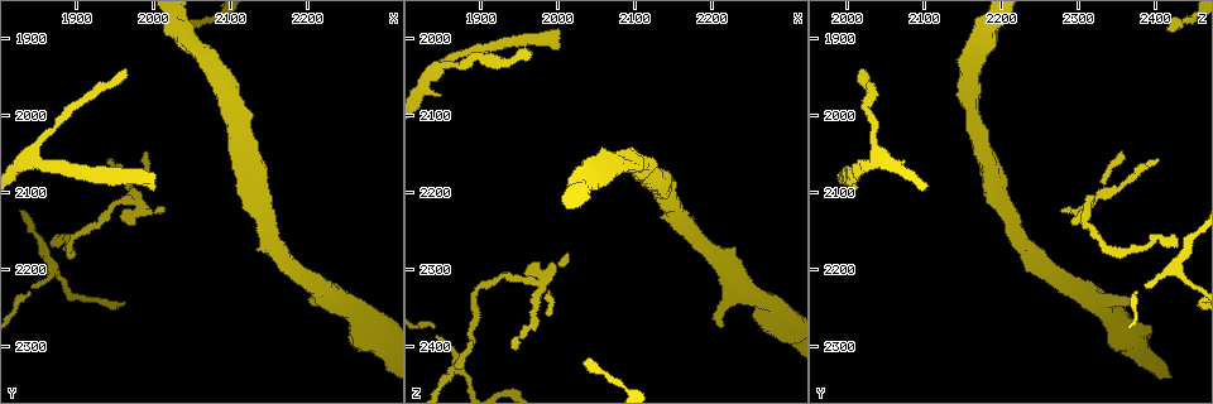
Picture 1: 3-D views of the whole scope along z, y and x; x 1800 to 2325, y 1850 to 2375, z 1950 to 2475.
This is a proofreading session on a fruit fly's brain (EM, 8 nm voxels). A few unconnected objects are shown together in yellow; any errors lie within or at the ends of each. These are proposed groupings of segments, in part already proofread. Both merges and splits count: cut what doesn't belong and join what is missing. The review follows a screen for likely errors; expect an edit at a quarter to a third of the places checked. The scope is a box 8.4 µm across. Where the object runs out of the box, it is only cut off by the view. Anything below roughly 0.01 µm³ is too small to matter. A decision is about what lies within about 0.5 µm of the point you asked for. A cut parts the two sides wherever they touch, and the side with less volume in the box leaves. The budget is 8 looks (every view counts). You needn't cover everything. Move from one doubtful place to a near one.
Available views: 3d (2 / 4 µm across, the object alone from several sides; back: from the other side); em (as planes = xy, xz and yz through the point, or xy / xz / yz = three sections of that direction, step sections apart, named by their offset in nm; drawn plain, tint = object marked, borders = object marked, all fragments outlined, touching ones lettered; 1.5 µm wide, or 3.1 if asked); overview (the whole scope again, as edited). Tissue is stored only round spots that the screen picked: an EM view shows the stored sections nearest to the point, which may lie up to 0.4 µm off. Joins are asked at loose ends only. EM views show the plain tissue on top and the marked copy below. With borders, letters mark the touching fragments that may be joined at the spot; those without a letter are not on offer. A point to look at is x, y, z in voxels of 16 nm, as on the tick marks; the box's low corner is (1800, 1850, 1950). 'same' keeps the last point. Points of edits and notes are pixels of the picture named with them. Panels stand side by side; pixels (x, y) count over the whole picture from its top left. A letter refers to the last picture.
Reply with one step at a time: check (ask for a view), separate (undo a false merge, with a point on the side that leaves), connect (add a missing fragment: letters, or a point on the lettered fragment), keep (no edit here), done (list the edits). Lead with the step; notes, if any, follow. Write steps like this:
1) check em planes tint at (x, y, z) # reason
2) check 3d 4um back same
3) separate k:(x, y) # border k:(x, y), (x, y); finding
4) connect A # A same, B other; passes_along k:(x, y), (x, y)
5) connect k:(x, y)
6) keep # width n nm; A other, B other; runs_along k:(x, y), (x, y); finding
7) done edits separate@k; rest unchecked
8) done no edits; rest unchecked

check em yz step 8 tint at (1980, 2120, 2310)

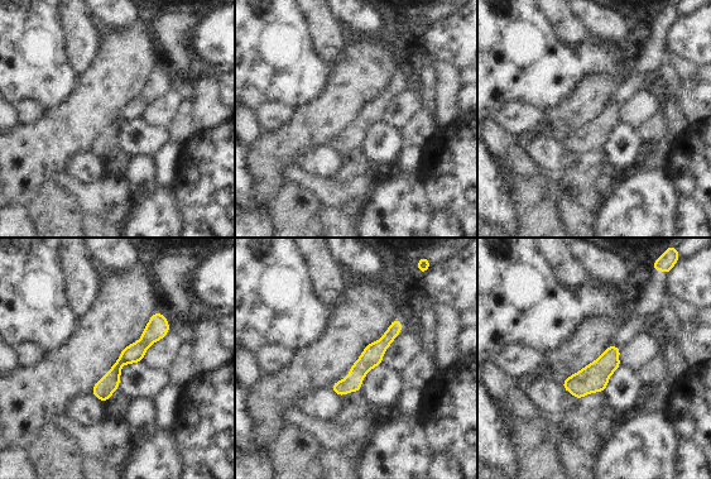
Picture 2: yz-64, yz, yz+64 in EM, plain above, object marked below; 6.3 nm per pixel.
check em planes borders same

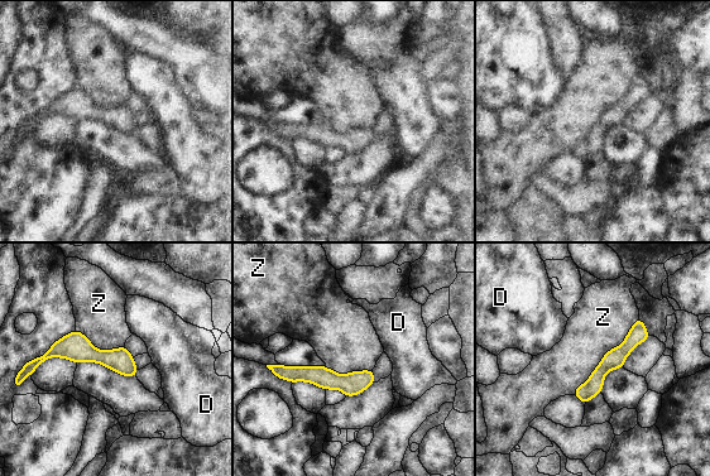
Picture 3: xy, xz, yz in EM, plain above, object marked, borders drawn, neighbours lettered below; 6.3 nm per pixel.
keep # width 130 nm; D other, Z other; border 3:(638, 317), (574, 394); continuous, no second neuron

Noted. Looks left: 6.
check em planes borders at (2210, 2245, 2375)

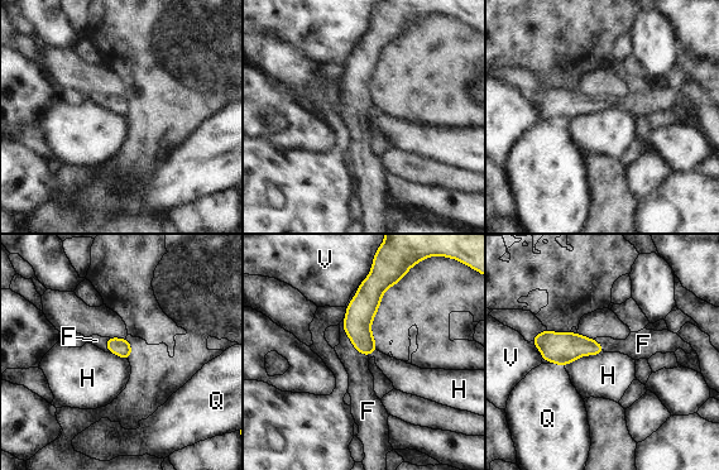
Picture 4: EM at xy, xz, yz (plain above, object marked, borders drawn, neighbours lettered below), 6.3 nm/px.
connect F # F same, H other, Q other, V other; passes_along 4:(362, 310), (349, 337), (356, 364); the neuron continues

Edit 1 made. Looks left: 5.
done edits connect@4; rest unchecked

